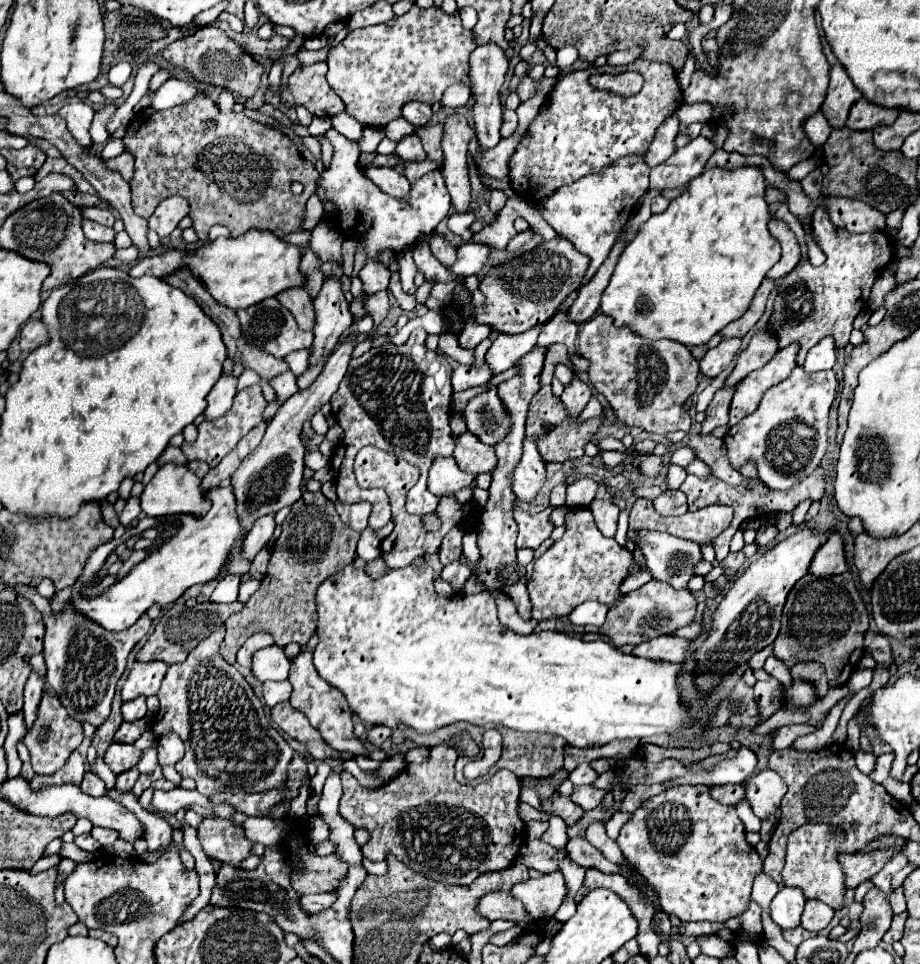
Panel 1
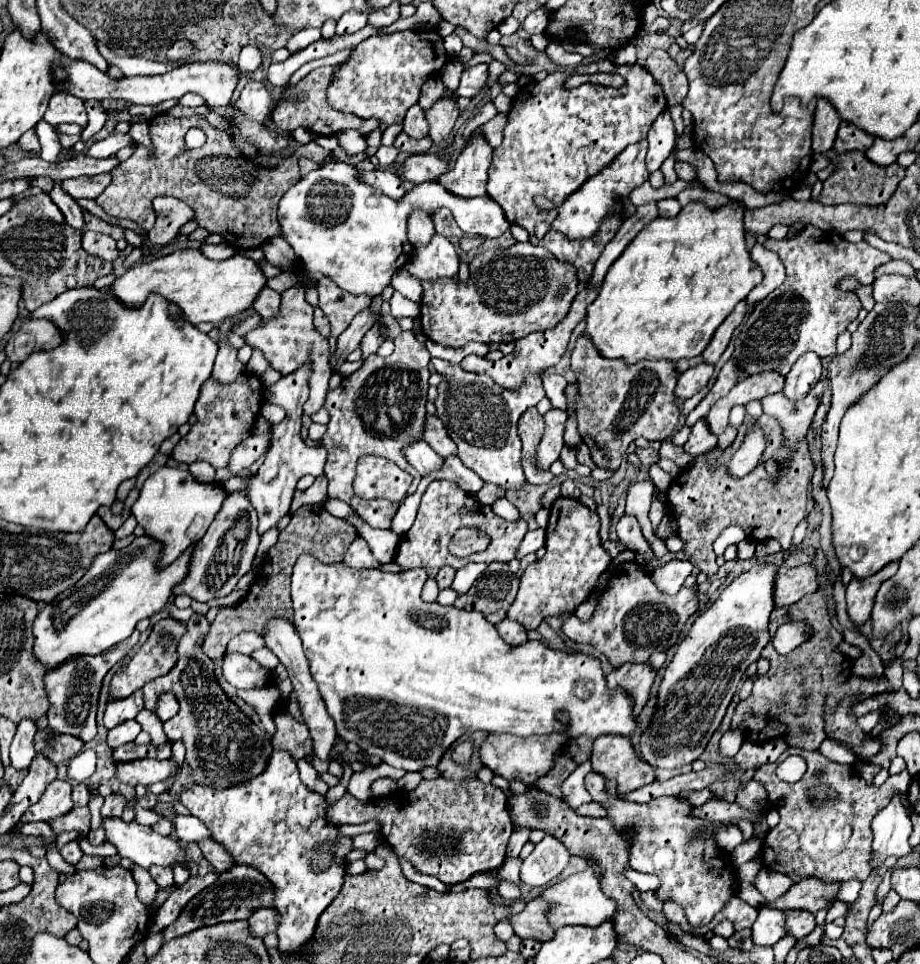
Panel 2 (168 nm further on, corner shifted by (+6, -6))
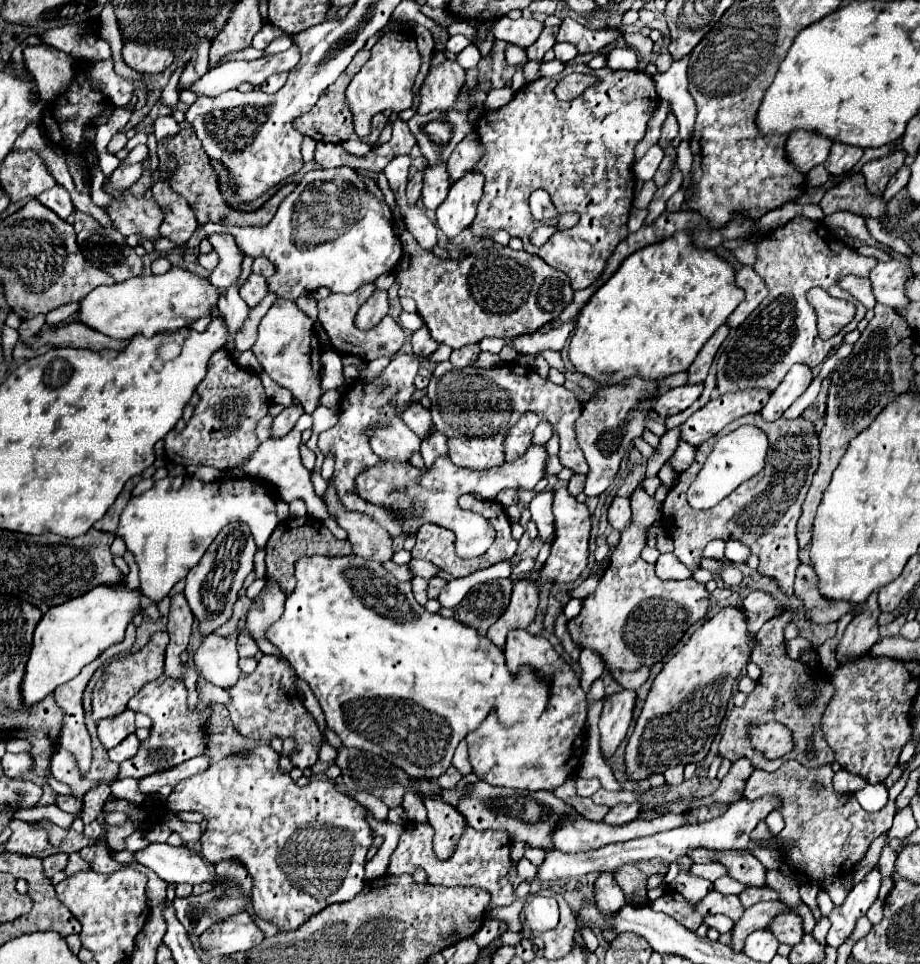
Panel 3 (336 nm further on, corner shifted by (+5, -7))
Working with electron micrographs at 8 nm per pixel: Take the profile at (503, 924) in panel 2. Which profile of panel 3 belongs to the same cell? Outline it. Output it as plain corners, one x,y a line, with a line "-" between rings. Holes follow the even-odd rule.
516,900
513,904
506,907
500,907
491,910
487,917
497,918
500,921
505,921
508,925
508,931
520,932
522,925
519,920
519,913
522,911
524,902
521,900

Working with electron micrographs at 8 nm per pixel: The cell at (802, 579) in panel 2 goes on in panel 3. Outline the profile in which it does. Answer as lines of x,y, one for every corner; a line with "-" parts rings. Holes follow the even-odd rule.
751,591
745,601
741,603
747,619
749,619
749,633
755,635
765,621
769,621
771,617
775,617
777,613
783,611
783,607
779,605
779,601
765,591

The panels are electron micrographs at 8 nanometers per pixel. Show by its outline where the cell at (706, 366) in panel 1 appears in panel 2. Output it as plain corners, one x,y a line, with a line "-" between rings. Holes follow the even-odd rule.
704,362
694,366
694,368
688,368
684,374
680,374
674,396
682,398
682,400
692,398
700,388
704,388
708,384
712,372
714,372
714,366
708,366

